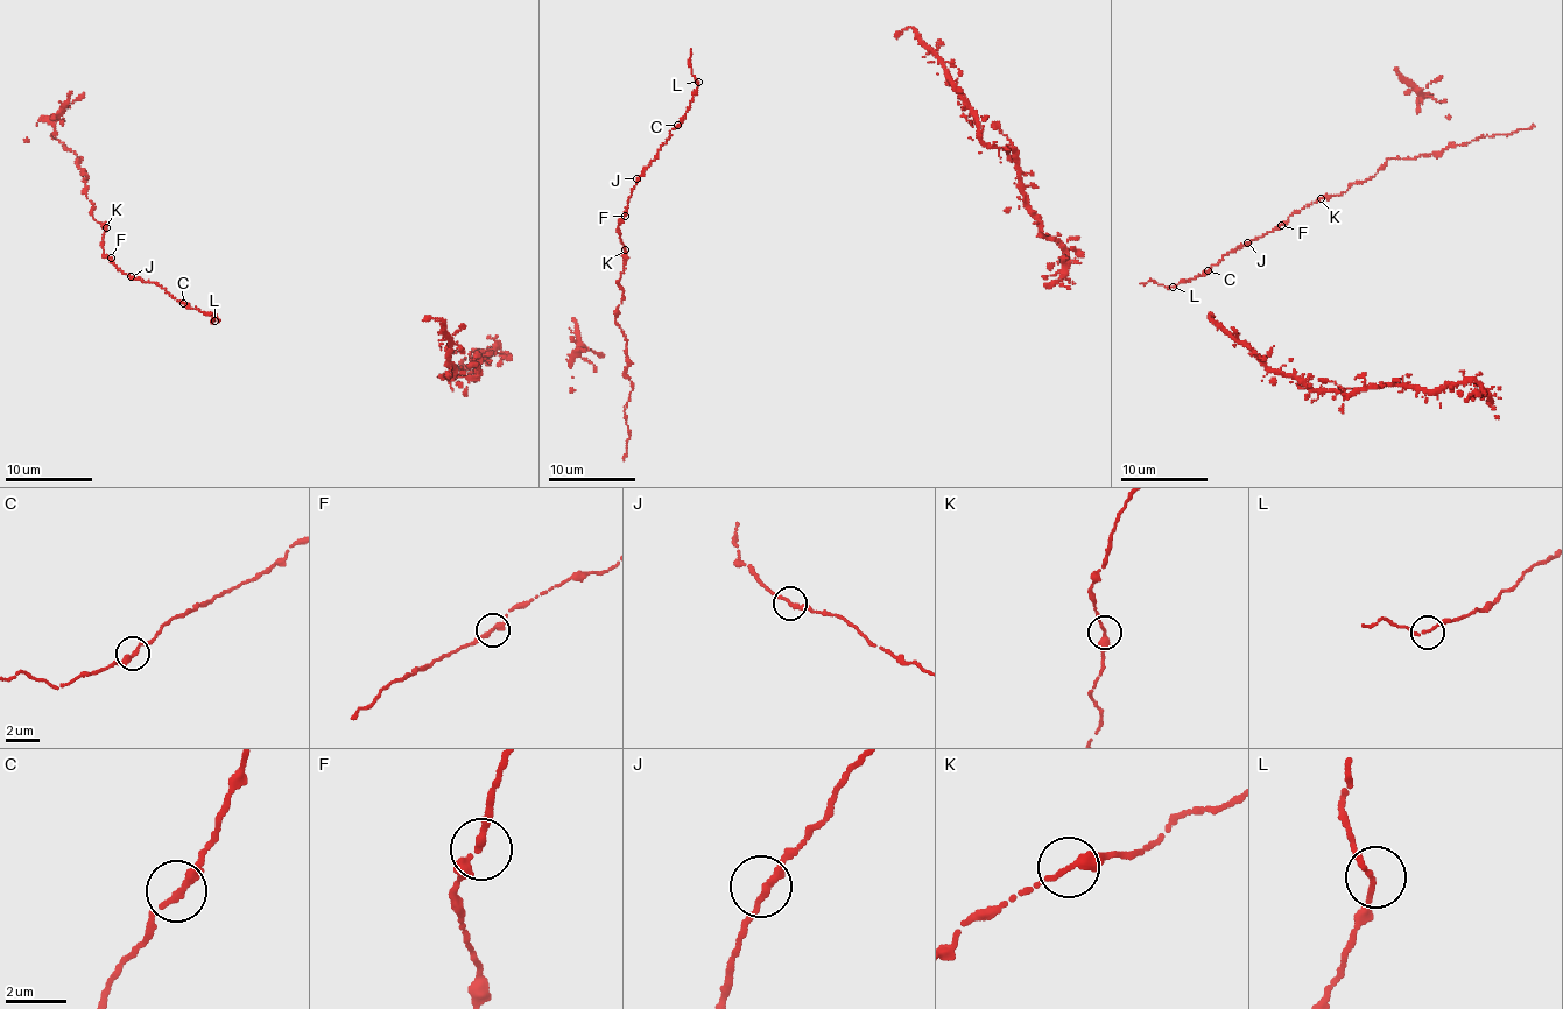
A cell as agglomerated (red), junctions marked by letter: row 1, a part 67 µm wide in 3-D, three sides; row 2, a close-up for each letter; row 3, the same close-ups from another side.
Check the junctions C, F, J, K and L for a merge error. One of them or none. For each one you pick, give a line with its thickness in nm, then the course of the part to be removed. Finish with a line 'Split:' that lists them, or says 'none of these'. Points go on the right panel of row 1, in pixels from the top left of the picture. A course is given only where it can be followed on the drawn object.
Split: none of these

